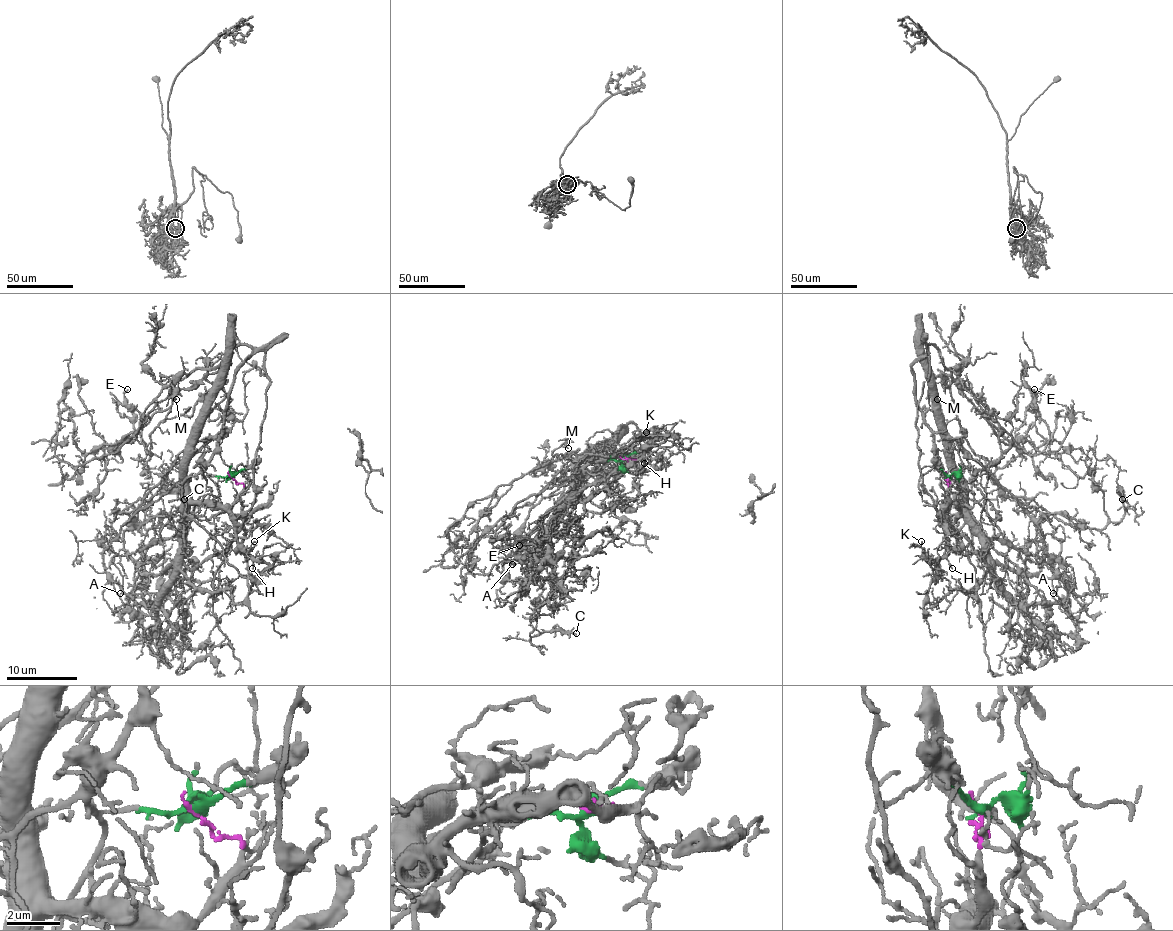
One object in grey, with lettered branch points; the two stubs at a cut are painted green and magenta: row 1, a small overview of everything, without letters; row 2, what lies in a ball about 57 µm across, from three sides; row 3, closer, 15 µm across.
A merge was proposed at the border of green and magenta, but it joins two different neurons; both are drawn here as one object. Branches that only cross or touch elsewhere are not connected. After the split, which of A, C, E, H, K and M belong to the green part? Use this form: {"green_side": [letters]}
{"green_side": ["A", "C", "E", "M"]}

